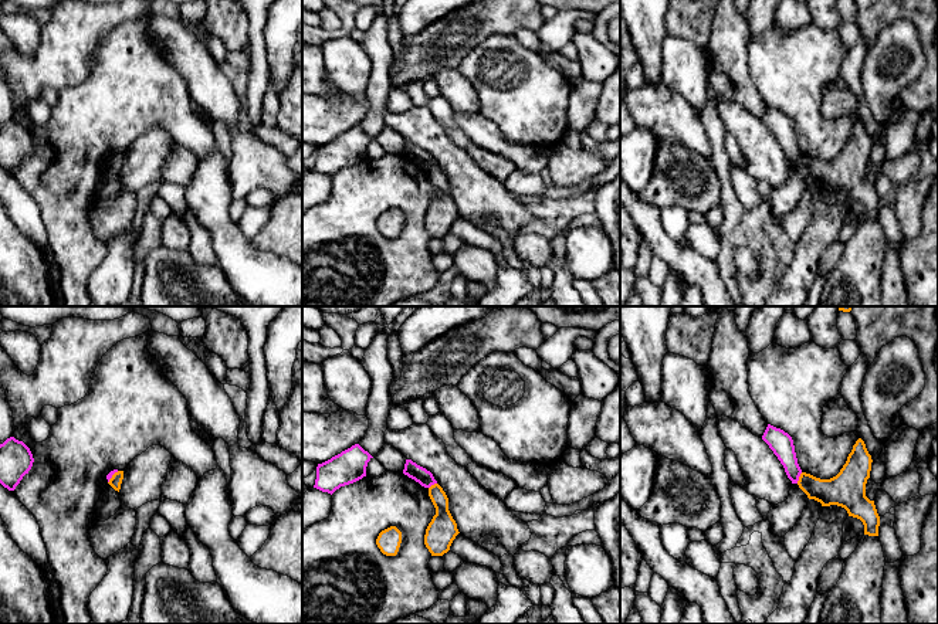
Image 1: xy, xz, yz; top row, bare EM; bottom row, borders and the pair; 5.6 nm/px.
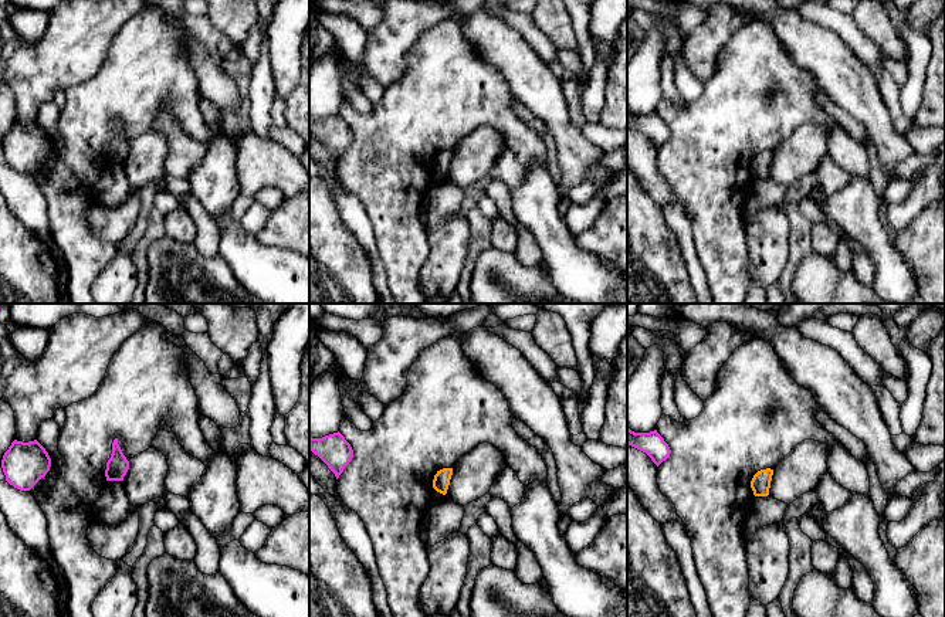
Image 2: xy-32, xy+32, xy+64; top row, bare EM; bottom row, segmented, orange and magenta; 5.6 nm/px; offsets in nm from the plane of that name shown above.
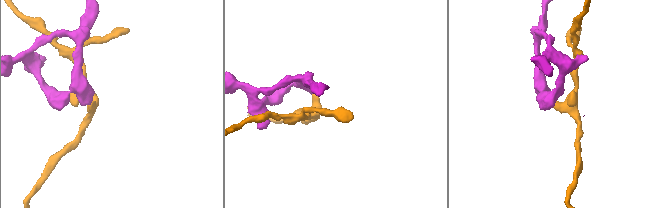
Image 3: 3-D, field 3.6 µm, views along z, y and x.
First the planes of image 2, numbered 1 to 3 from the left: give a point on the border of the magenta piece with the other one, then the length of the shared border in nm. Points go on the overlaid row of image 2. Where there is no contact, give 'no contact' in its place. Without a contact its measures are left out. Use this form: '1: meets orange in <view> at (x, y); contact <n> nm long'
1: no contact
2: no contact
3: no contact

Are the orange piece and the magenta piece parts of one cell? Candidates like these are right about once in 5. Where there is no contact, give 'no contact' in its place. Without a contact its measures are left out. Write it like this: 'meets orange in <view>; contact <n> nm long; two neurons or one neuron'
meets orange in yz; contact 70 nm long; two neurons

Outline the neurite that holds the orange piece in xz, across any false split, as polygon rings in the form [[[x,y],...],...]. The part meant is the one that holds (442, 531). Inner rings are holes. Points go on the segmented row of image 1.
[[[438,484],[431,485],[429,496],[436,508],[436,515],[426,529],[424,545],[431,556],[443,556],[450,550],[453,540],[460,532],[448,511],[448,498],[443,488]]]

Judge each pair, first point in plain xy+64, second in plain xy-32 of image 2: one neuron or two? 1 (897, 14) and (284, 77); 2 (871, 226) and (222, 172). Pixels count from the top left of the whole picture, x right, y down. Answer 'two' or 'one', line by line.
1: two
2: one

